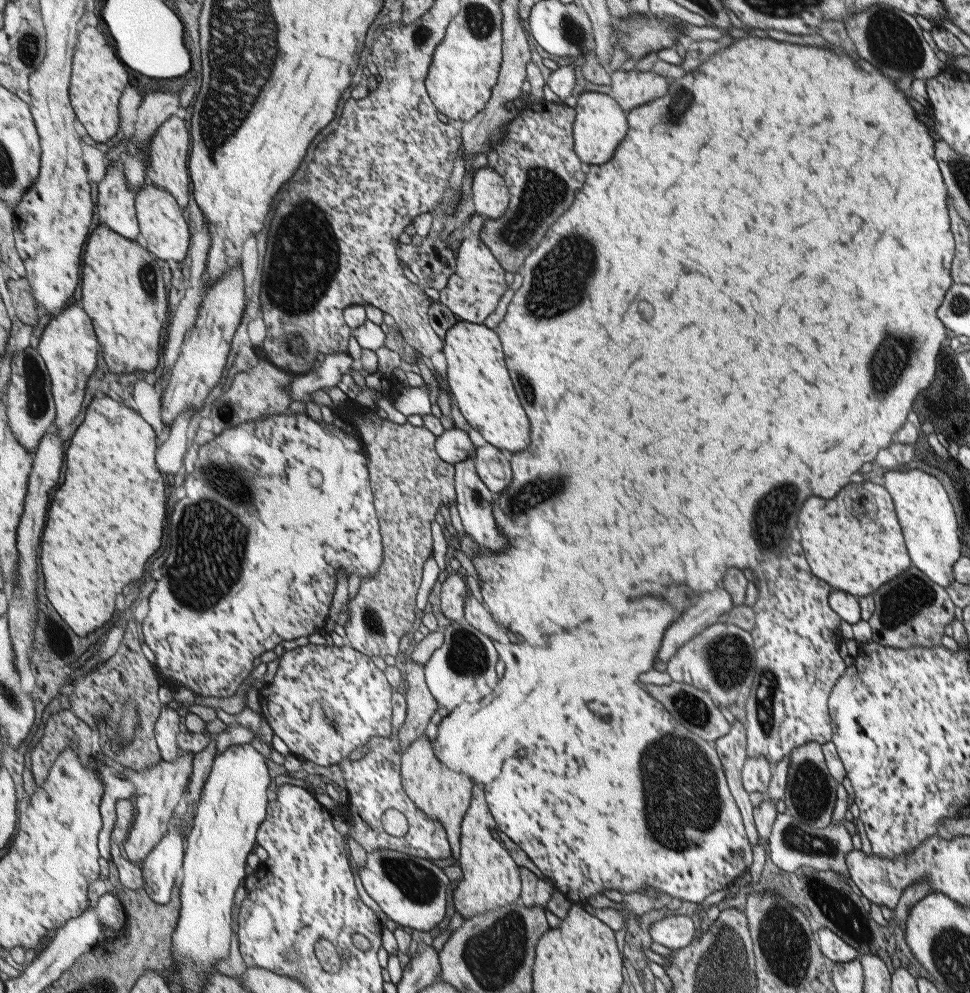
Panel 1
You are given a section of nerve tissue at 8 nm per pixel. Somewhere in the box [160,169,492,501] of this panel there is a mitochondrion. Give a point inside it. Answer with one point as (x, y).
(296, 253)

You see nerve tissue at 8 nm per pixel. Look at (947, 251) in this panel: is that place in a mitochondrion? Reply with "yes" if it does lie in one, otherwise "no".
no

